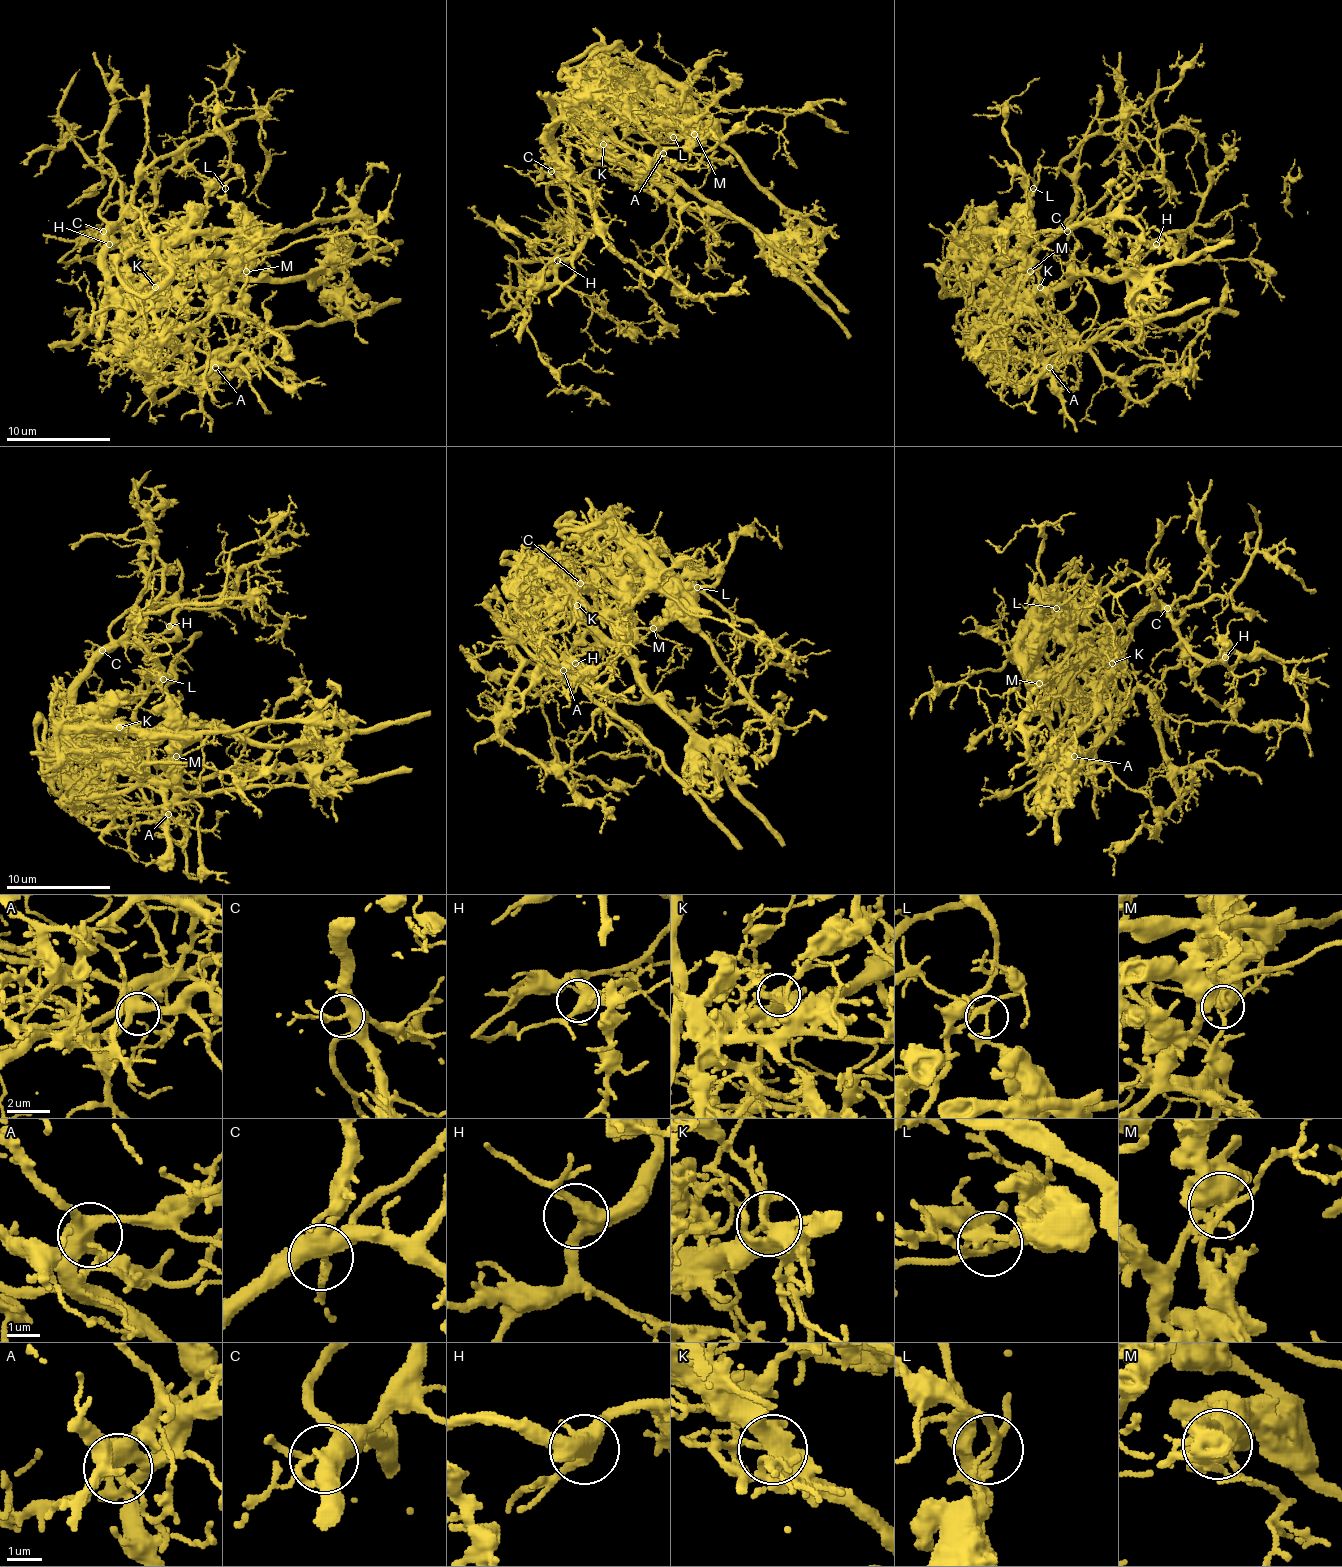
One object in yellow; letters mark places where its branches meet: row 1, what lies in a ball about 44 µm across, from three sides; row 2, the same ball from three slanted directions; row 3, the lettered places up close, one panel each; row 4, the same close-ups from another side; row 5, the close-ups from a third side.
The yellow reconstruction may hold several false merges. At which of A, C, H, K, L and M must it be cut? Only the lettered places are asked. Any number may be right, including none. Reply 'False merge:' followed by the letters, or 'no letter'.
False merge: K, L, M

